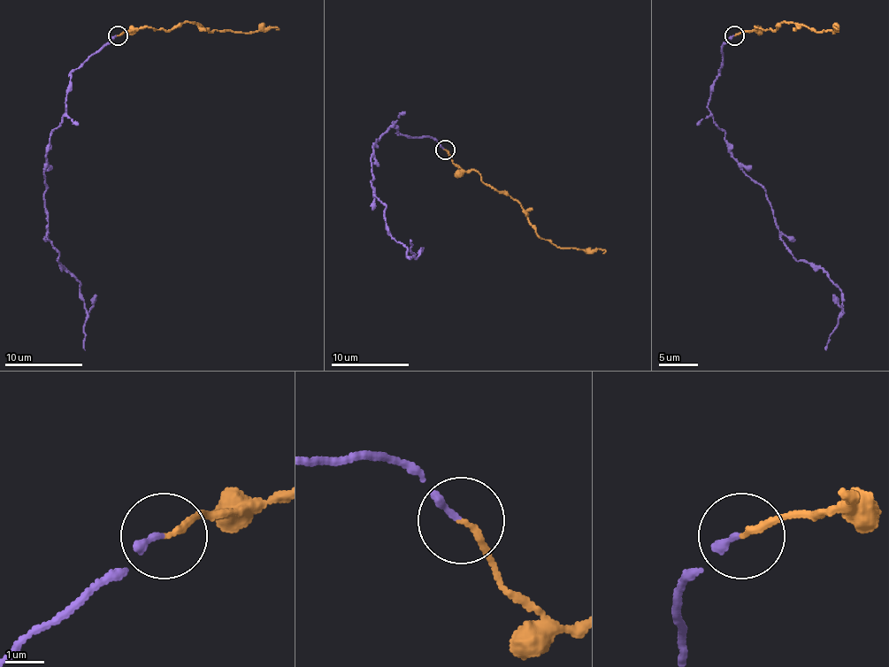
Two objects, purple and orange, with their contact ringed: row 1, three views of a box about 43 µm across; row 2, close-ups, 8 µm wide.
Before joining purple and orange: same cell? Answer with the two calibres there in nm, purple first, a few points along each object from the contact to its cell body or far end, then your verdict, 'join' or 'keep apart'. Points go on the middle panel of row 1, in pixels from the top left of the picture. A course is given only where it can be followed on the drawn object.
calibres 190 and 160 nm; course purple (444, 149), (392, 123), (374, 142), (371, 181), (386, 206), (386, 227), (413, 256), (411, 239); course orange (444, 149), (465, 172), (475, 169), (481, 179), (514, 198), (543, 239), (570, 249), (601, 249), (605, 253); join

